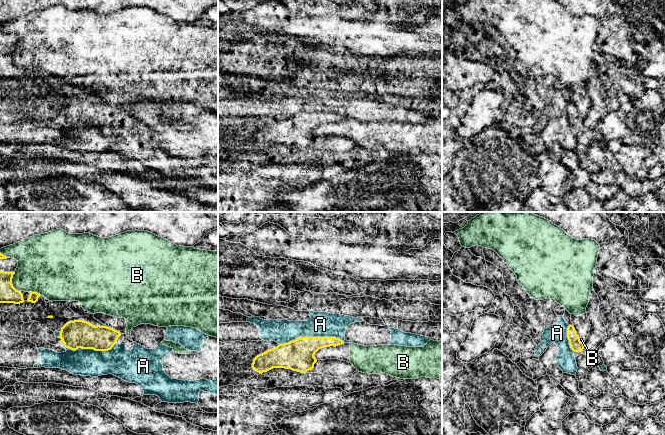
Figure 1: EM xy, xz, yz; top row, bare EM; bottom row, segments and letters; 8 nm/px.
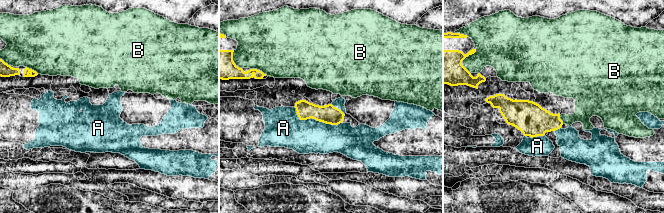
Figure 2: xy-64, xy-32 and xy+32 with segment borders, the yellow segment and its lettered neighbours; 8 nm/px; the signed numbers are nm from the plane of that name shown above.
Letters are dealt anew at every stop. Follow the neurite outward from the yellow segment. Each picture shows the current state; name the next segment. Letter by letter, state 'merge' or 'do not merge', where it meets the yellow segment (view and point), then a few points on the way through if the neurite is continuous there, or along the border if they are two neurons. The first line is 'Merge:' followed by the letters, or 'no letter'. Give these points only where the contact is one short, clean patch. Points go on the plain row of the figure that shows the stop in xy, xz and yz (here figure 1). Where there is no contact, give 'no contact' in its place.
Merge: A
A: merge; meets yellow in xz at (325, 113)
B: do not merge; meets yellow in xy at (11, 58)

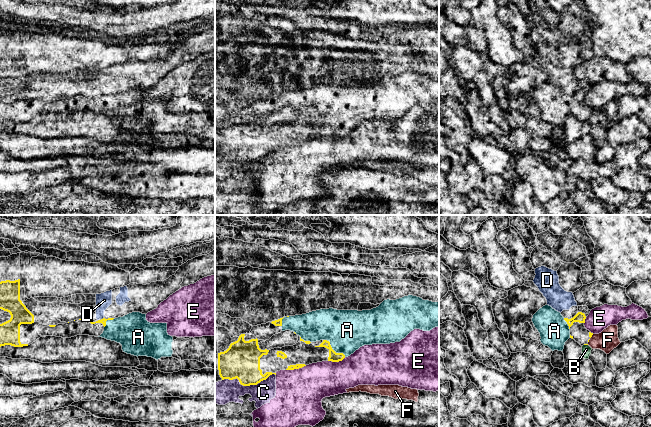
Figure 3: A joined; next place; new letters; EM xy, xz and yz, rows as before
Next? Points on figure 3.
Merge: A
A: merge; meets yellow in xz at (332, 125)
B: do not merge; meets yellow in yz at (586, 120); border along yz (584, 120), (587, 121)
C: do not merge; meets yellow in xz at (248, 161)
D: do not merge; meets yellow in xy at (103, 94); border along xy (103, 93), (101, 95)
E: do not merge; meets yellow in xz at (296, 144)
F: do not merge; meets yellow in yz at (590, 113)

